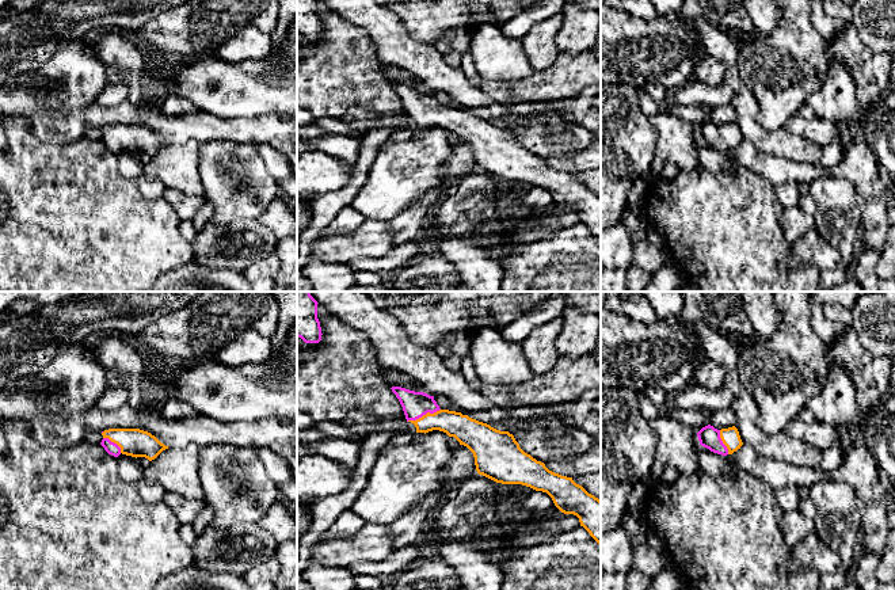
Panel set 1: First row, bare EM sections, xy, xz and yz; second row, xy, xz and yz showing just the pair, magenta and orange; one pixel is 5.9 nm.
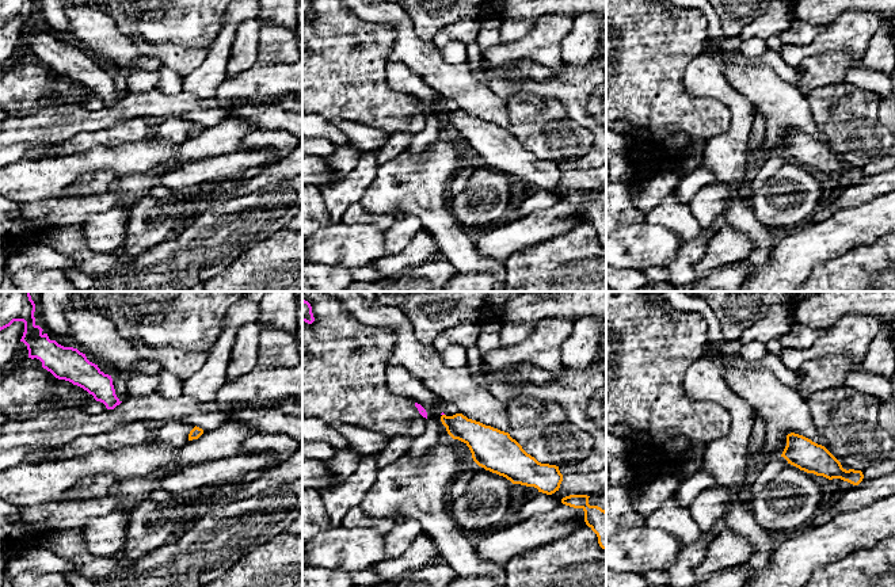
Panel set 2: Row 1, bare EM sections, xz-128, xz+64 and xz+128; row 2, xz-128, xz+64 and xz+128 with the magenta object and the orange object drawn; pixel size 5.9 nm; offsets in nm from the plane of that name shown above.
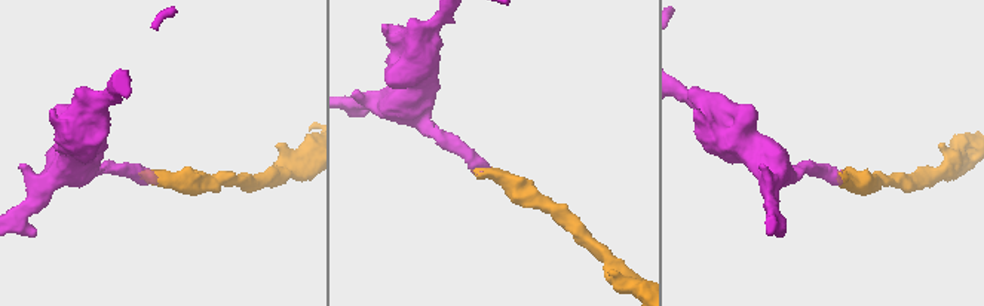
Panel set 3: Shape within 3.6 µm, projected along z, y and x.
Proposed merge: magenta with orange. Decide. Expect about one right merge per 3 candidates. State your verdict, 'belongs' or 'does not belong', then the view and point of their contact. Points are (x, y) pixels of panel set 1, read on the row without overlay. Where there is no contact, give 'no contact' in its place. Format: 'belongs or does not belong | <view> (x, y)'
belongs | xz (423, 110)

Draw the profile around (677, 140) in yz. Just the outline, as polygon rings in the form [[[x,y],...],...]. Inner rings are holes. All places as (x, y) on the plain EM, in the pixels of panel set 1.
[[[669,110],[648,117],[656,133],[656,145],[650,168],[660,172],[666,164],[674,164],[681,171],[698,168],[697,129],[688,121],[674,117]]]

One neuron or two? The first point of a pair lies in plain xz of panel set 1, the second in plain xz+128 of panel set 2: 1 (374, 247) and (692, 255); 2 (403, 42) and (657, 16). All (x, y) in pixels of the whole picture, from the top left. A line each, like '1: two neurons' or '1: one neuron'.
1: two neurons
2: two neurons

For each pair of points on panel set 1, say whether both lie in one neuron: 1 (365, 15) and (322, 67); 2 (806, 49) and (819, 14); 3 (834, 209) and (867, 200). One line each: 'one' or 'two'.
1: two
2: two
3: two

